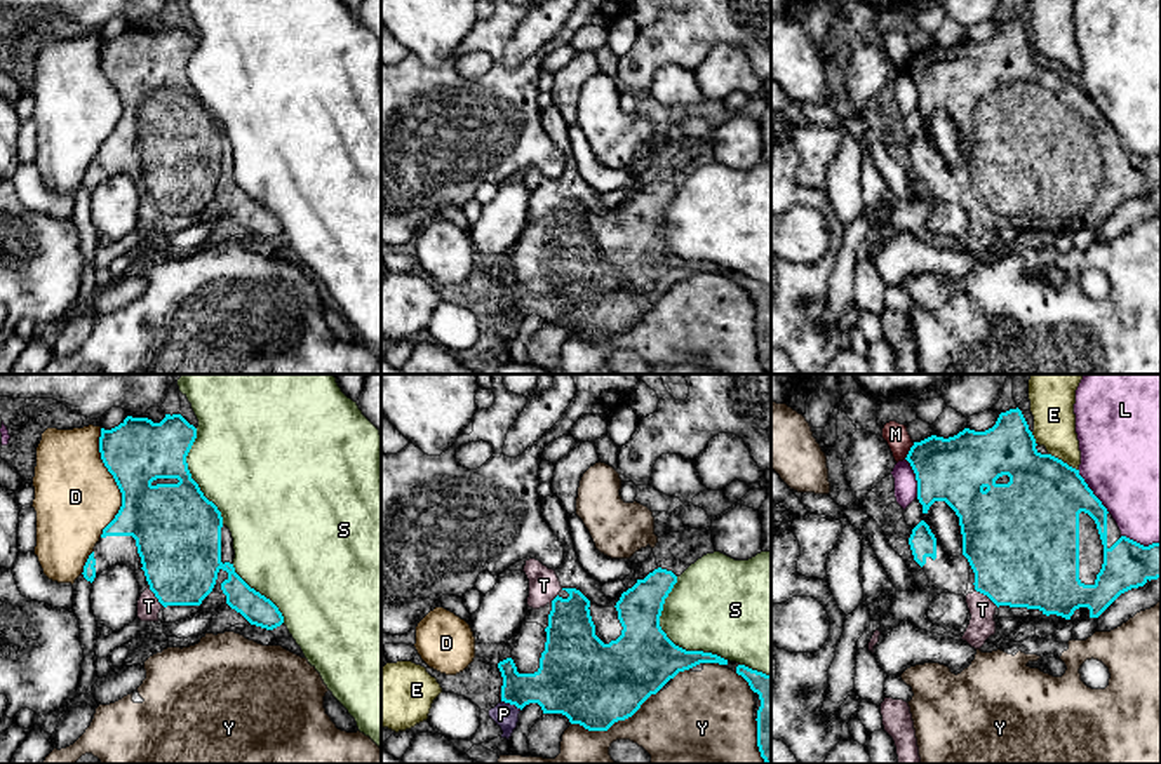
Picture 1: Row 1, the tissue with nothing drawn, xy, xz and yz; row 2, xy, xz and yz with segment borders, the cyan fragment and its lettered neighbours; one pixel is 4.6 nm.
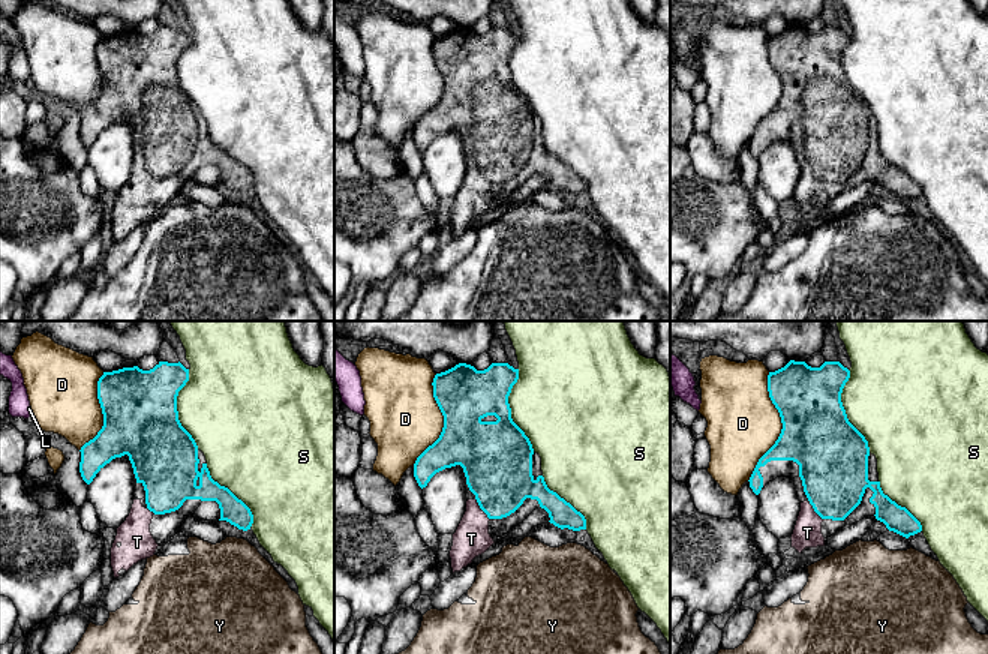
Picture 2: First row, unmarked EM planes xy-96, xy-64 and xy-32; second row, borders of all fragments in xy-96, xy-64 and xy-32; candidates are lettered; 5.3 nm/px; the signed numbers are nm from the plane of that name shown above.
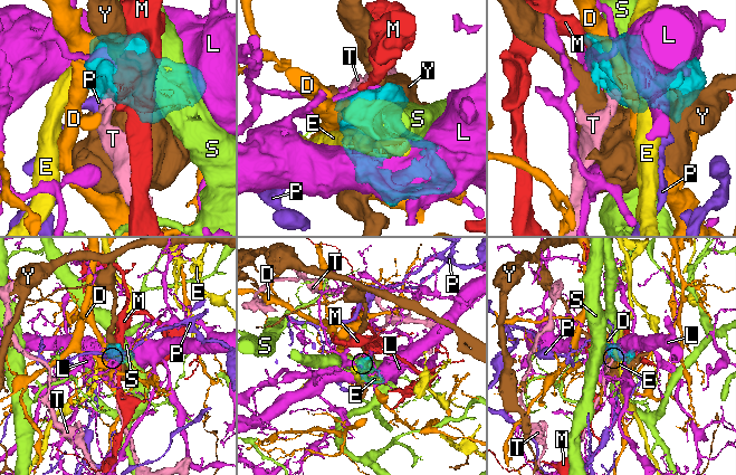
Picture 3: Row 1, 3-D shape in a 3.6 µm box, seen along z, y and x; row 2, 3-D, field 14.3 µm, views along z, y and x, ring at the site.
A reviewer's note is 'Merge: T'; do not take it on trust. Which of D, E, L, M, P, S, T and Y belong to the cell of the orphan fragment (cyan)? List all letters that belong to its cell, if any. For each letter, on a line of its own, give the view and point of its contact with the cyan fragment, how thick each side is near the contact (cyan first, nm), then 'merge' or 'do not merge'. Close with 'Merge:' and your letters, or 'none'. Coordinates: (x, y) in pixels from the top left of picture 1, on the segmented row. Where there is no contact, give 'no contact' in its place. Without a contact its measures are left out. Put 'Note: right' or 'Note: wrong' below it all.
D: contact xy (115, 481); calibres 300 and 380 nm; do not merge
E: contact yz (1062, 462); calibres 380 and 190 nm; do not merge
L: contact yz (1092, 491); calibres 360 and 500 nm; do not merge
M: contact yz (909, 451); calibres 300 and 110 nm; do not merge
P: contact xz (512, 703); calibres 280 and 110 nm; do not merge
S: contact xz (665, 636); calibres 320 and 400 nm; do not merge
T: contact yz (987, 596); calibres 480 and 120 nm; merge
Y: contact xz (613, 723); calibres 400 and 300 nm; do not merge
Merge: T
Note: right

